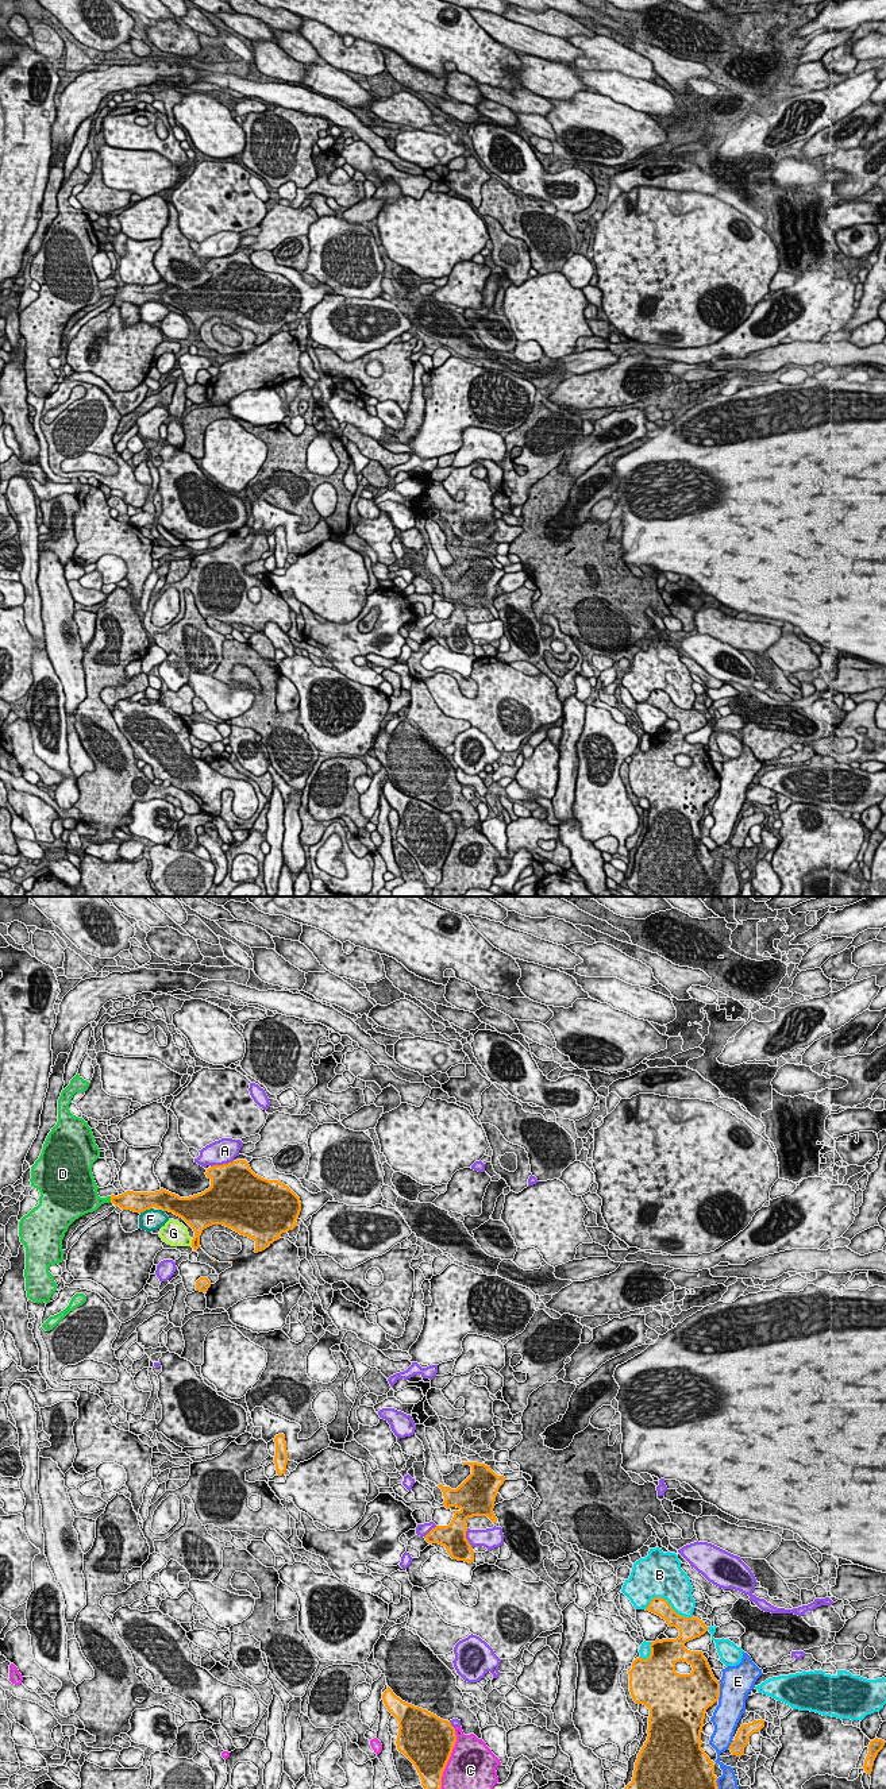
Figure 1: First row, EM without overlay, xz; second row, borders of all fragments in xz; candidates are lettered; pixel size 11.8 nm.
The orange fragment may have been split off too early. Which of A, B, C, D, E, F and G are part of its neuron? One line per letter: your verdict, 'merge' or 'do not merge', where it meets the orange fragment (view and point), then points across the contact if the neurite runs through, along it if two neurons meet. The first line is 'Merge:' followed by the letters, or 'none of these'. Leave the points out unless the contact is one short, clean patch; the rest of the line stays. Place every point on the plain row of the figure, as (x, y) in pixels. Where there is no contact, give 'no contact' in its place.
Merge: D
A: do not merge; meets orange in xz at (223, 257)
B: do not merge; meets orange in xz at (667, 696)
C: do not merge; meets orange in xz at (447, 853)
D: merge; meets orange in xz at (111, 292); runs through xz (131, 293), (111, 292), (91, 293)
E: do not merge; meets orange in xz at (719, 783)
F: do not merge; meets orange in xz at (145, 303)
G: do not merge; meets orange in xz at (192, 335)

